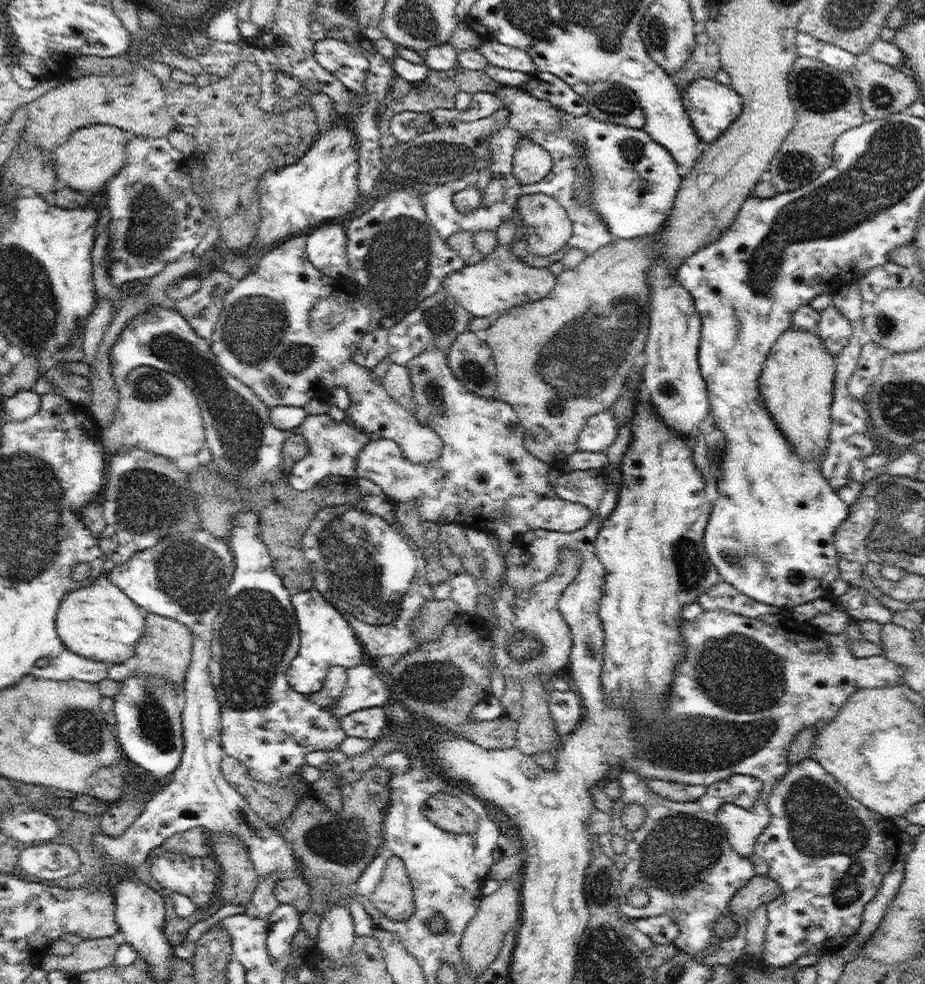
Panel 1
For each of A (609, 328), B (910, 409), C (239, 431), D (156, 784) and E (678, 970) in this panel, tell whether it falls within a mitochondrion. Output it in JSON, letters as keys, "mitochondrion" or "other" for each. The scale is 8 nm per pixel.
{"A":"mitochondrion","B":"mitochondrion","C":"mitochondrion","D":"other","E":"mitochondrion"}

